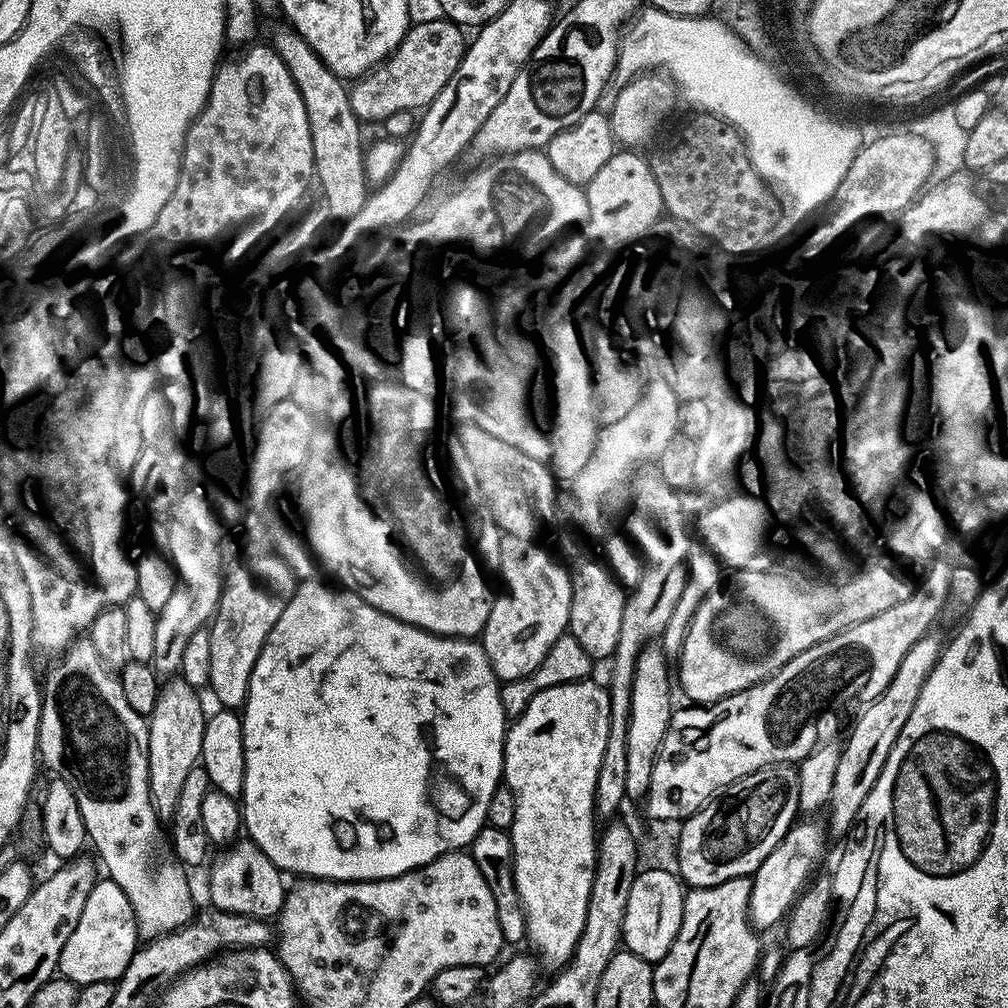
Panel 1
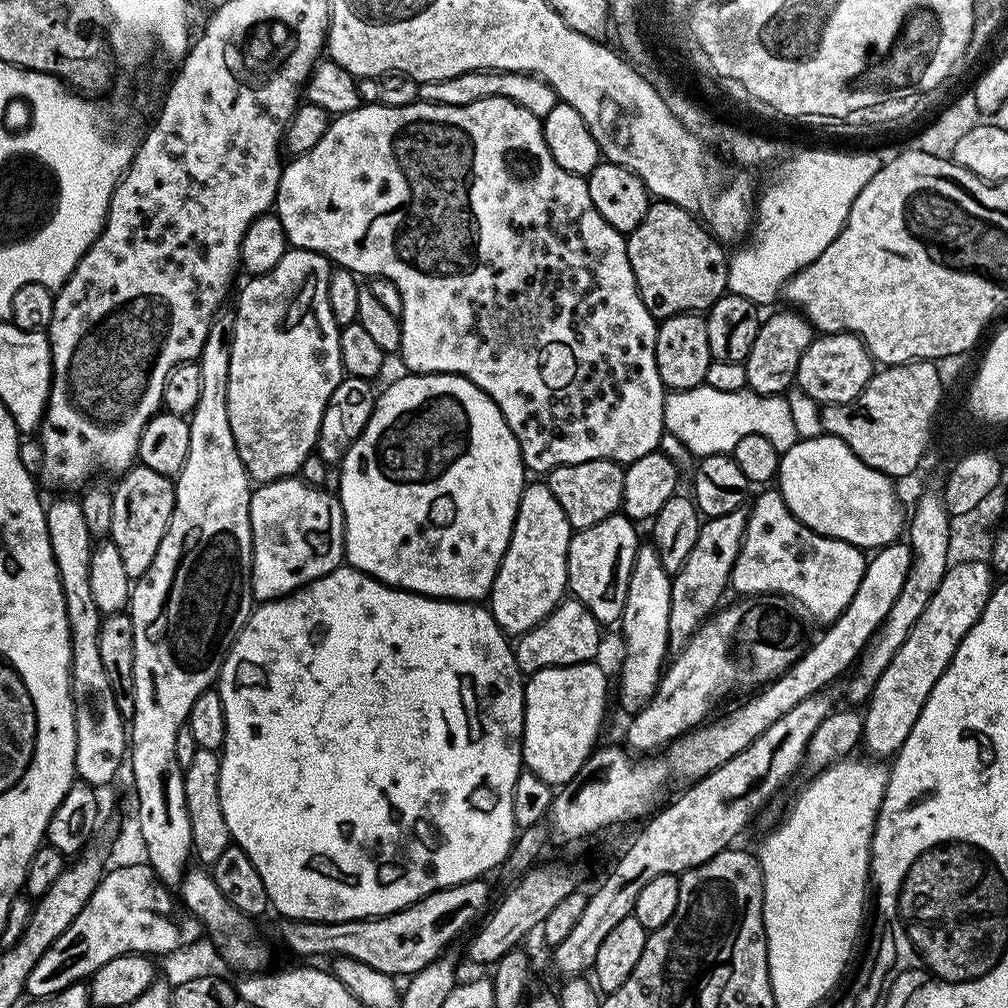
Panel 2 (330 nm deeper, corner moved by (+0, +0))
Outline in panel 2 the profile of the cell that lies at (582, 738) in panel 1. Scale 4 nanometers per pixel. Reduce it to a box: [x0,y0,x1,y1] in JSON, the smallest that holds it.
[520,663,608,786]

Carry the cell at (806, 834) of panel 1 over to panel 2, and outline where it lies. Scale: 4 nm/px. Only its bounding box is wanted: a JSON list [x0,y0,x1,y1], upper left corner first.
[862,560,994,758]

